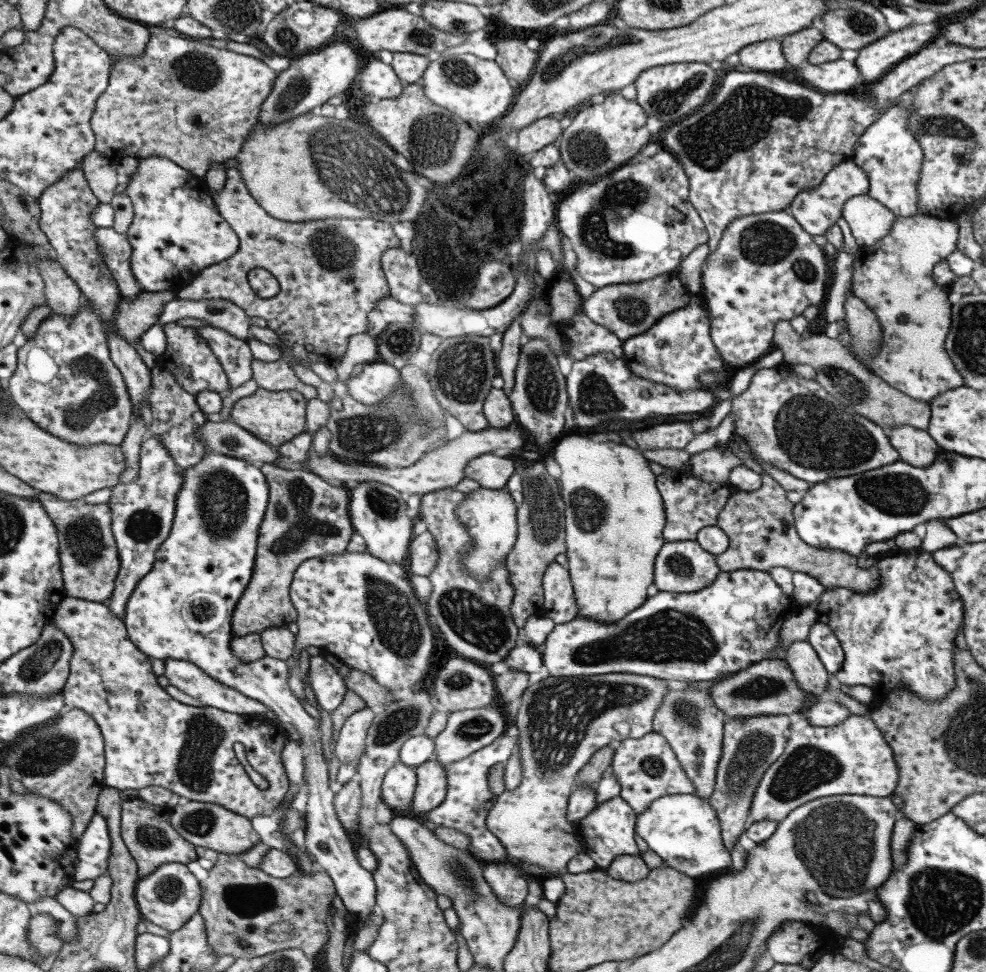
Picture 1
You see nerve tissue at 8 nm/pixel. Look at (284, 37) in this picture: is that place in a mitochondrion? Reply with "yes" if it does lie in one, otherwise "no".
yes

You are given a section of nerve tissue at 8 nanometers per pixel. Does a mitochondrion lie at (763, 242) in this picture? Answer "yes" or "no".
yes

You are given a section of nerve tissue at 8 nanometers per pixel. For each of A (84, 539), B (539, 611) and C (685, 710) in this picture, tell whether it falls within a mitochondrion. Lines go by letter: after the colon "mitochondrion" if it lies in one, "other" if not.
A: mitochondrion
B: other
C: mitochondrion

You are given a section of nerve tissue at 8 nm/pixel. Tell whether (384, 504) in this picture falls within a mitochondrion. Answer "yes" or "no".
yes

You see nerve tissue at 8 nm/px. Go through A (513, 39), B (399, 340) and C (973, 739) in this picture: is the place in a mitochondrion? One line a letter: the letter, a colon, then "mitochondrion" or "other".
A: other
B: mitochondrion
C: mitochondrion

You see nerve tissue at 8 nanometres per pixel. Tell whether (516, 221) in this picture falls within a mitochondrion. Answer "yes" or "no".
no

